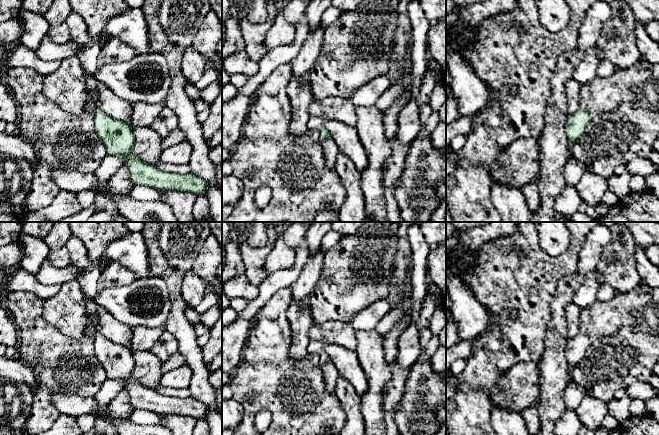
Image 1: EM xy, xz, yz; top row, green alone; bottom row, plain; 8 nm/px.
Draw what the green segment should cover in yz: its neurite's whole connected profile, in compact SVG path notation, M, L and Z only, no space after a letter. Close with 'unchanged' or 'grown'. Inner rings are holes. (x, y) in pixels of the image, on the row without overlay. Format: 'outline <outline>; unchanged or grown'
outline M639 284L611 301L595 301L579 314L580 333L568 340L569 372L582 363L592 340L614 335L621 327L659 336L659 288Z; grown

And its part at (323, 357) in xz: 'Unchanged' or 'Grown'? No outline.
Grown

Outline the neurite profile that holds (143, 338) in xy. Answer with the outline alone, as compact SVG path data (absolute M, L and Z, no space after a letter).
M136 327L132 332L130 349L135 351L151 351L165 328Z

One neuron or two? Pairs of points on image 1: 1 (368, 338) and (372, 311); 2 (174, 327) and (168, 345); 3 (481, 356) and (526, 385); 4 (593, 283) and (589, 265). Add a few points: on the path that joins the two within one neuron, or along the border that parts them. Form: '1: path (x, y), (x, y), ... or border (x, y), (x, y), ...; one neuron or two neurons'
1: border (355, 329), (373, 330); two neurons
2: border (165, 329), (175, 338), (178, 350); two neurons
3: border (526, 362), (517, 362), (504, 370), (490, 390); two neurons
4: border (592, 272), (587, 275); two neurons

